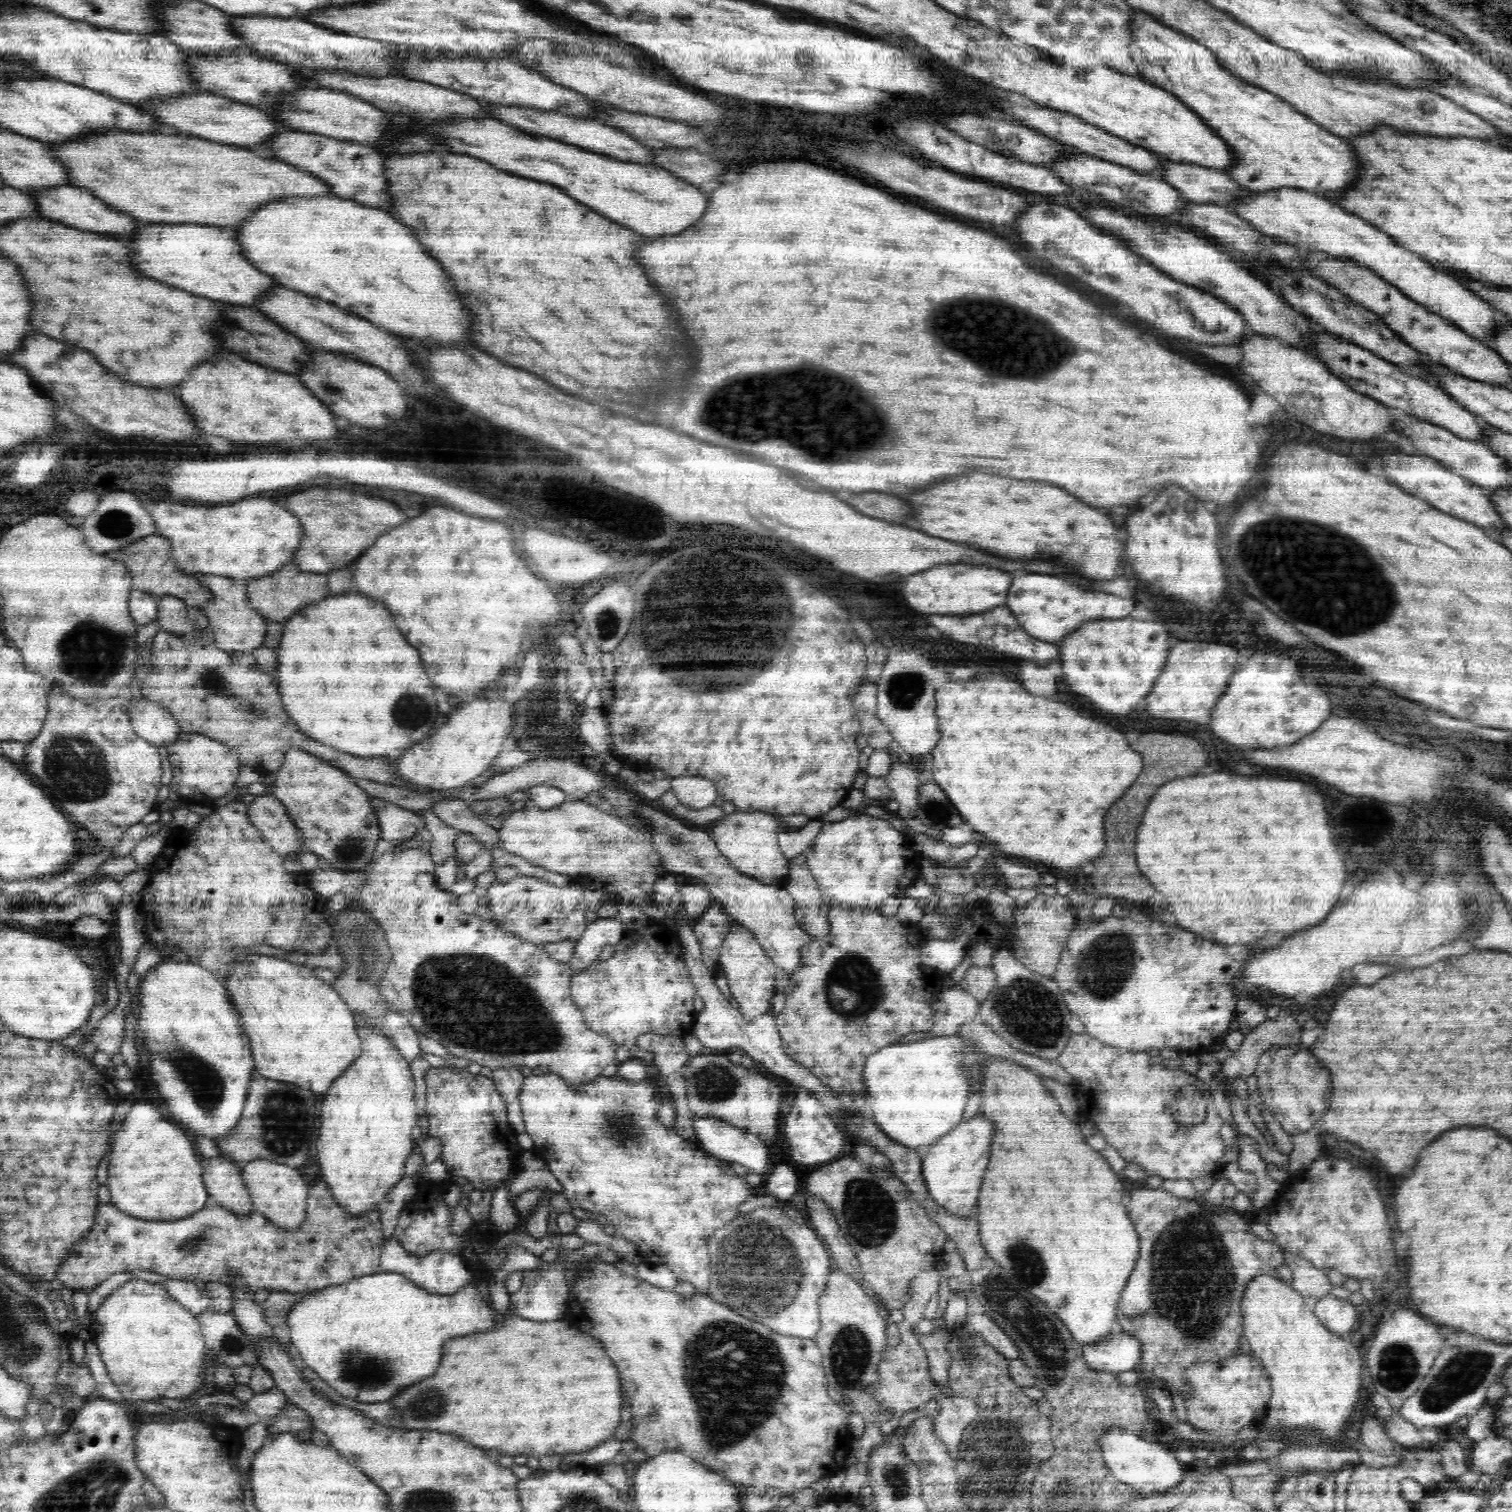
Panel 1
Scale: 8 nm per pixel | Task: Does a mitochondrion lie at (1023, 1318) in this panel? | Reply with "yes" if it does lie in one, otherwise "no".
yes

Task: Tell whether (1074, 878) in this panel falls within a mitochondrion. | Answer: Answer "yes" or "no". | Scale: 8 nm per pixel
no

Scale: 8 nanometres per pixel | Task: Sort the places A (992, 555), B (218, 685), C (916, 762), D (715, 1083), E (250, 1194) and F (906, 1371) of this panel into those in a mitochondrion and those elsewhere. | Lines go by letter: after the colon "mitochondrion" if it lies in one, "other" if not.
A: other
B: mitochondrion
C: other
D: mitochondrion
E: other
F: other

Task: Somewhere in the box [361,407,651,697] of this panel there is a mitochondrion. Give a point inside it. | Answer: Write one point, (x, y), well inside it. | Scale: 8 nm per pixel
(608, 622)

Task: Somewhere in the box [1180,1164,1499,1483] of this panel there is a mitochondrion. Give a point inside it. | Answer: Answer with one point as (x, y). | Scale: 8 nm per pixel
(1460, 1375)

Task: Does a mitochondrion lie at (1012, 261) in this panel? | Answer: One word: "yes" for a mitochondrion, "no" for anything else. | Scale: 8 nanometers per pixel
no

